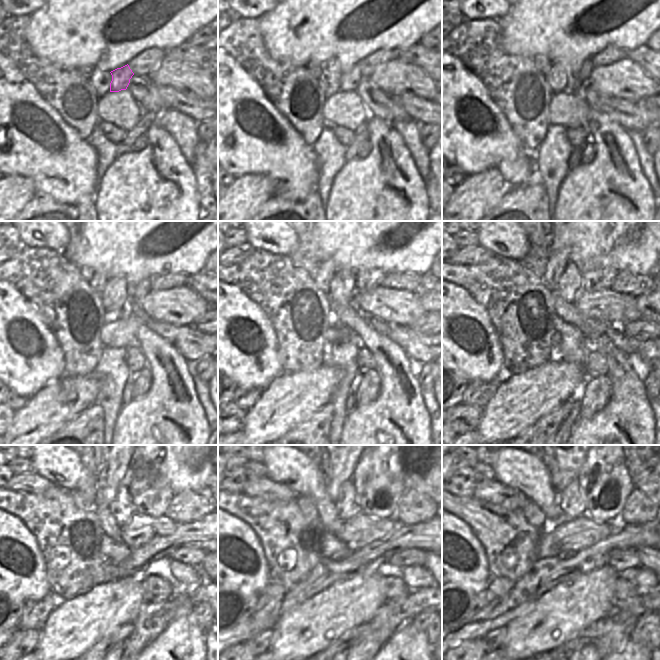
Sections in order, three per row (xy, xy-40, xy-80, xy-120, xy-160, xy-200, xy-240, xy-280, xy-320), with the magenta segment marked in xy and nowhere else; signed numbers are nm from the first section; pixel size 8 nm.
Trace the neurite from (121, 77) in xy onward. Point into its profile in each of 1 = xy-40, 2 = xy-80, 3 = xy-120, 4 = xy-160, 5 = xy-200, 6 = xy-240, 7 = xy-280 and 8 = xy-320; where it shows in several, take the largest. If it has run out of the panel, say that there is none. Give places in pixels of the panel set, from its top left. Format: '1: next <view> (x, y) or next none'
1: next xy-40 (349, 81)
2: next xy-80 (575, 81)
3: next xy-120 (143, 287)
4: next xy-160 (366, 280)
5: next xy-200 (594, 276)
6: next xy-240 (151, 494)
7: next xy-280 (378, 490)
8: next xy-320 (605, 483)

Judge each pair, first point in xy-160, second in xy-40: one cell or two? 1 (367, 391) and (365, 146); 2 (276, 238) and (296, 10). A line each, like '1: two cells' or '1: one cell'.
1: one cell
2: two cells

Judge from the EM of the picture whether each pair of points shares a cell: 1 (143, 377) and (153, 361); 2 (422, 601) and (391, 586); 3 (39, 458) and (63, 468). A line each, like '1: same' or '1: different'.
1: different
2: different
3: same

